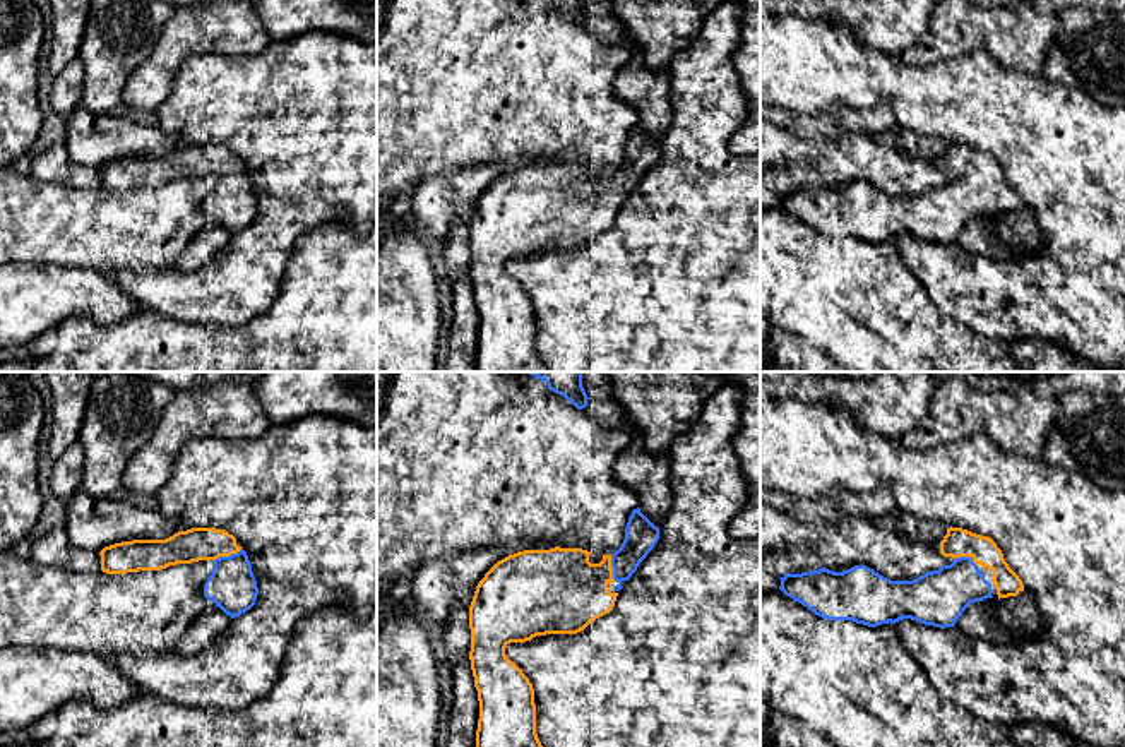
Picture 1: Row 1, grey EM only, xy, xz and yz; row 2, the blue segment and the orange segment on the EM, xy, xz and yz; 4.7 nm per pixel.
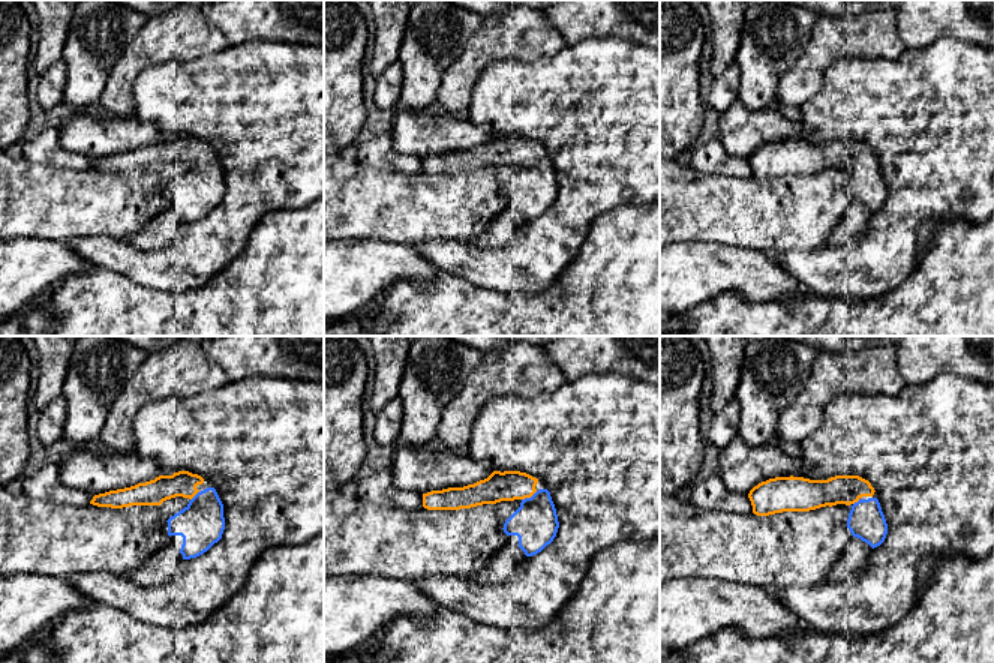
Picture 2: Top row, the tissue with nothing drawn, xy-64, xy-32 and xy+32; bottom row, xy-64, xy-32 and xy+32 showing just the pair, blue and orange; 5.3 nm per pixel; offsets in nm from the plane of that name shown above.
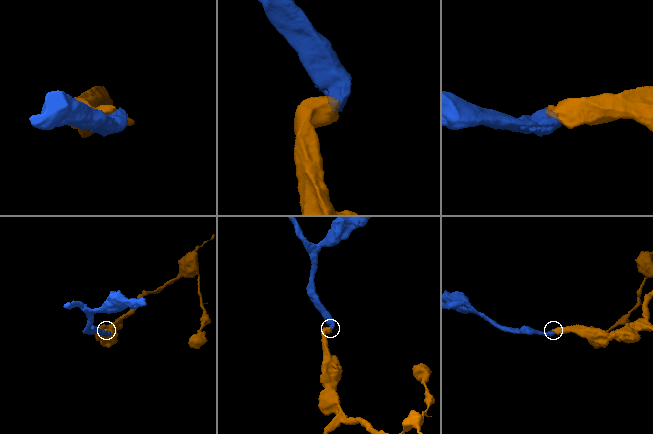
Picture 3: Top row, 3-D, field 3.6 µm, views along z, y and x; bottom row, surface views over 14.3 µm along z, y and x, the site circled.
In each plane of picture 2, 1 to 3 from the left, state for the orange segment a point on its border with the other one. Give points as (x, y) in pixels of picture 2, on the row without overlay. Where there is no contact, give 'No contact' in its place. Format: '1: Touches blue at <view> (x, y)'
1: Touches blue at xy-64 (195, 159)
2: Touches blue at xy-32 (531, 161)
3: Touches blue at xy+32 (858, 165)

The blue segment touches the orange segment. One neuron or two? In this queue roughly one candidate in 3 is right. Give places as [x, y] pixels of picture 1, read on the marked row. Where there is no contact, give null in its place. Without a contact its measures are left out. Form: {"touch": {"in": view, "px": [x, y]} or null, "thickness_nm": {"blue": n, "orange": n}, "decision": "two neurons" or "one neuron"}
{"touch": {"in": "xy", "px": [226, 557]}, "thickness_nm": {"blue": 220, "orange": 160}, "decision": "one neuron"}

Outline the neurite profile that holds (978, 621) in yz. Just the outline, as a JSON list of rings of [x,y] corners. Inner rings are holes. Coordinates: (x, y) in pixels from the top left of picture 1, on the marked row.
[[[1027,591],[1000,598],[995,610],[983,601],[971,603],[955,622],[959,630],[990,642],[1010,642],[1015,629],[1033,634],[1039,625],[1041,612]]]

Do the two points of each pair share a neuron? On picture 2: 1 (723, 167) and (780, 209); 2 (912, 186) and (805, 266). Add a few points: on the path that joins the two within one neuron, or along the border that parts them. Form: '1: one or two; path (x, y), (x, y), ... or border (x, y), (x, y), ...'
1: two; border (700, 171), (751, 177)
2: one; path (897, 216), (847, 266), (835, 266)

